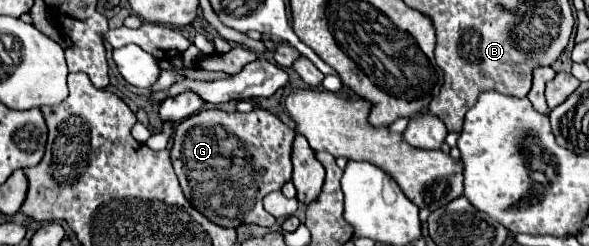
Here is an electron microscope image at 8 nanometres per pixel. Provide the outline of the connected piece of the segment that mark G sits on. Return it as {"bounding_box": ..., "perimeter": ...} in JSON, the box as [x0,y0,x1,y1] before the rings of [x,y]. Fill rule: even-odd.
{"bounding_box":[171,107,295,229],"perimeter":[[[255,107],[249,113],[201,111],[177,123],[171,147],[171,163],[189,203],[215,225],[235,229],[243,223],[257,223],[263,227],[271,227],[275,223],[275,217],[265,211],[263,197],[271,191],[279,191],[291,179],[293,141],[295,131],[283,125],[279,117],[261,107]],[[259,167],[265,167],[267,173],[259,175]]]}

